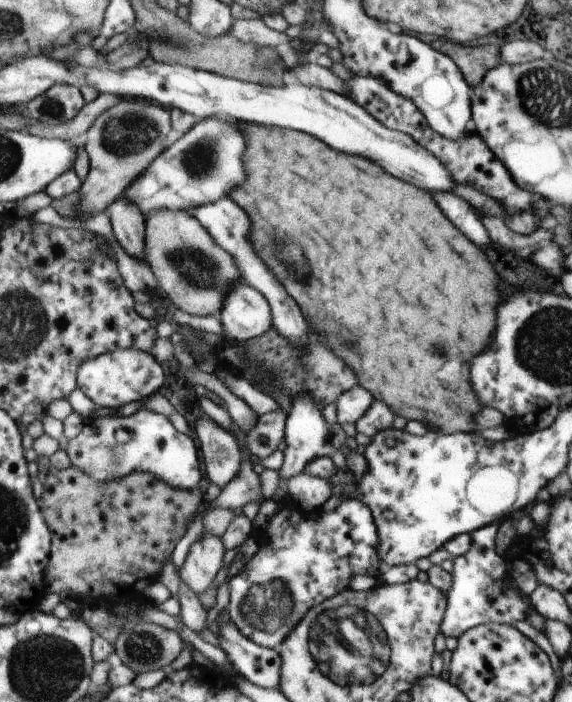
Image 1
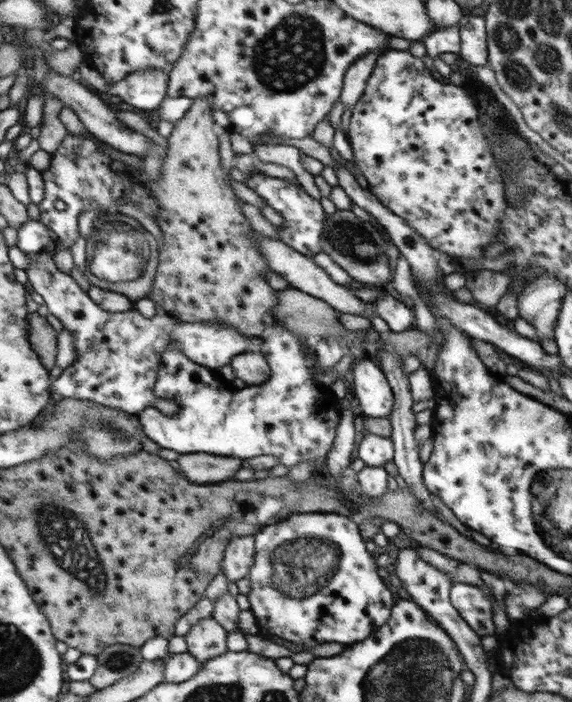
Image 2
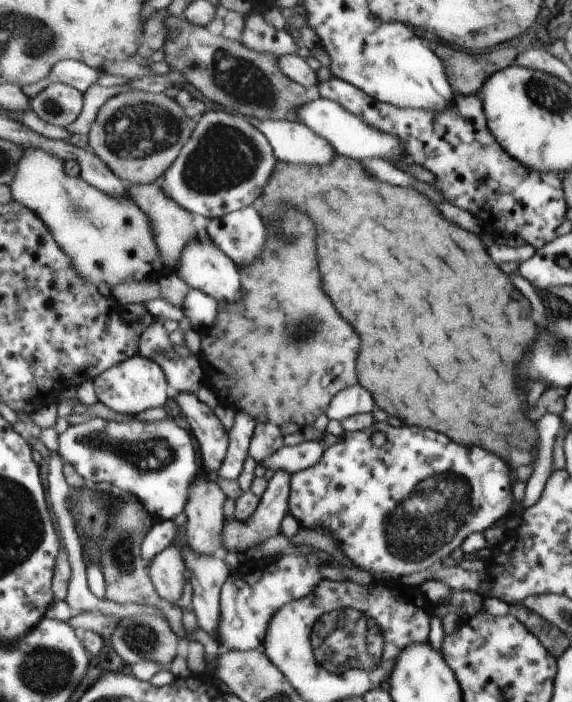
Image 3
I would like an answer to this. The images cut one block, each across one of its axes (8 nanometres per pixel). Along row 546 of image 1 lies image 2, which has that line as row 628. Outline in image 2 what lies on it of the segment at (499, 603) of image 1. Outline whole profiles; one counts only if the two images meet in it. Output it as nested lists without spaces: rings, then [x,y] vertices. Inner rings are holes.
[[[460,582],[452,584],[448,599],[459,617],[477,637],[495,635],[492,621],[494,598],[486,585],[478,587]]]

